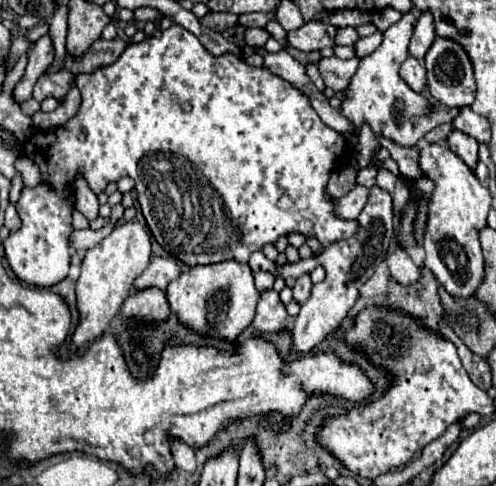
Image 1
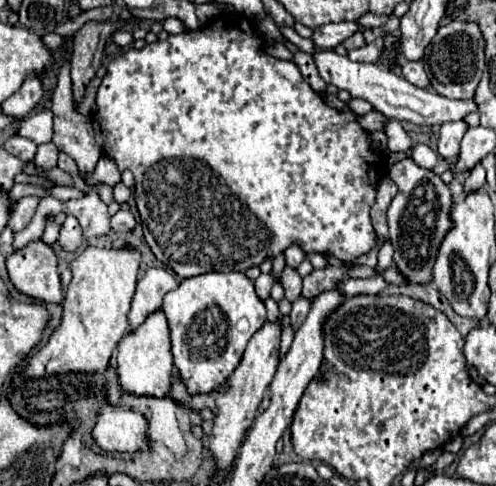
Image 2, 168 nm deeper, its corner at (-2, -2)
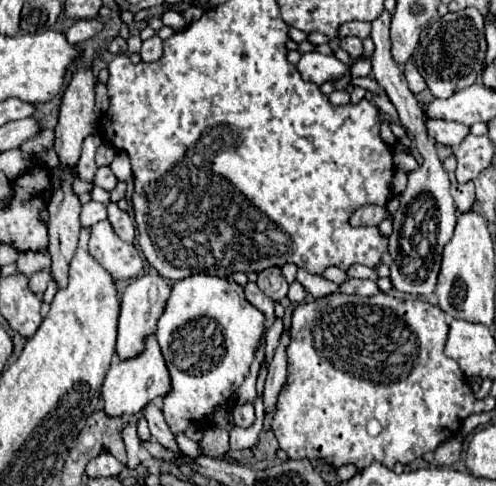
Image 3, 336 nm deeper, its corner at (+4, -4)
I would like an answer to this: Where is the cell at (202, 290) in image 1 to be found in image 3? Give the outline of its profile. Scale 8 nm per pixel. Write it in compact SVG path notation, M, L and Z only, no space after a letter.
M191 275L177 281L157 321L157 341L171 373L171 393L163 399L163 417L173 433L185 431L197 419L205 419L249 375L249 365L263 335L265 317L243 293L243 287L227 277Z

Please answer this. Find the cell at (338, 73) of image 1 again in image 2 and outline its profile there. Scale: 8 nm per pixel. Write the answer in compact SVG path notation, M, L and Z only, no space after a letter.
M321 49L313 55L315 67L325 83L331 83L339 89L347 89L351 97L367 99L377 111L383 115L397 119L397 121L411 121L415 125L443 125L449 121L461 121L467 113L477 111L477 103L473 99L447 99L443 95L437 95L427 89L419 89L411 83L407 83L397 71L385 69L379 65L365 65L365 63L353 63L349 57L337 55L333 49Z

